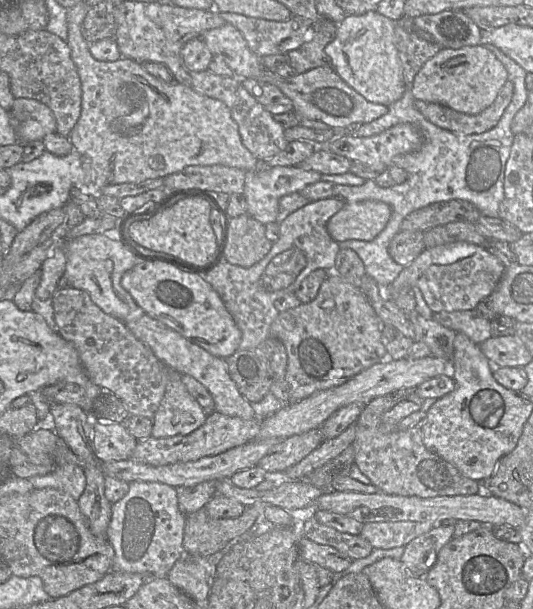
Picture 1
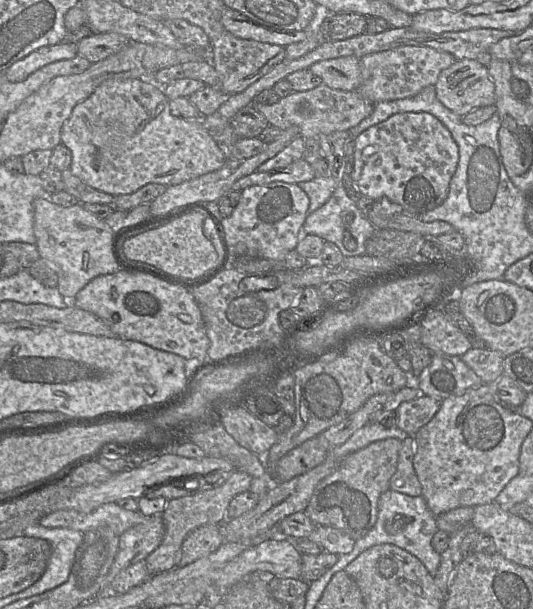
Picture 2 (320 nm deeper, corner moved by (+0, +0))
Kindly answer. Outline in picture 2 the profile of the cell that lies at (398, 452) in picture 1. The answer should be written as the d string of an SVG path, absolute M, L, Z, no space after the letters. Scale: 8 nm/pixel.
M414 438L402 441L397 469L390 480L390 490L416 497L422 495L422 487L413 467Z

